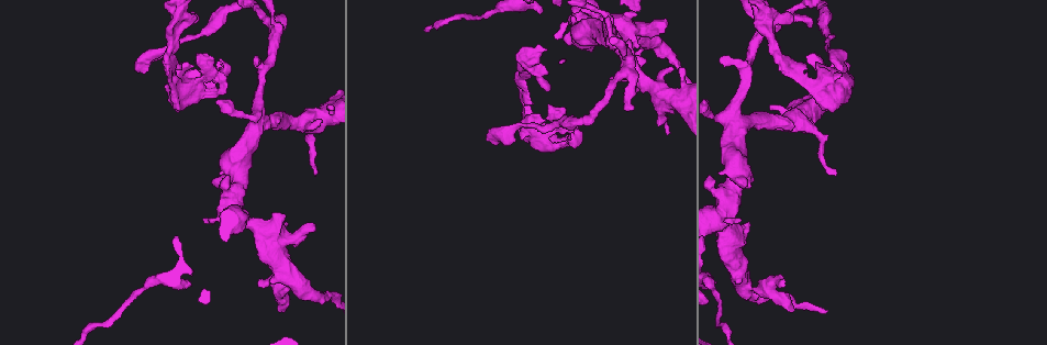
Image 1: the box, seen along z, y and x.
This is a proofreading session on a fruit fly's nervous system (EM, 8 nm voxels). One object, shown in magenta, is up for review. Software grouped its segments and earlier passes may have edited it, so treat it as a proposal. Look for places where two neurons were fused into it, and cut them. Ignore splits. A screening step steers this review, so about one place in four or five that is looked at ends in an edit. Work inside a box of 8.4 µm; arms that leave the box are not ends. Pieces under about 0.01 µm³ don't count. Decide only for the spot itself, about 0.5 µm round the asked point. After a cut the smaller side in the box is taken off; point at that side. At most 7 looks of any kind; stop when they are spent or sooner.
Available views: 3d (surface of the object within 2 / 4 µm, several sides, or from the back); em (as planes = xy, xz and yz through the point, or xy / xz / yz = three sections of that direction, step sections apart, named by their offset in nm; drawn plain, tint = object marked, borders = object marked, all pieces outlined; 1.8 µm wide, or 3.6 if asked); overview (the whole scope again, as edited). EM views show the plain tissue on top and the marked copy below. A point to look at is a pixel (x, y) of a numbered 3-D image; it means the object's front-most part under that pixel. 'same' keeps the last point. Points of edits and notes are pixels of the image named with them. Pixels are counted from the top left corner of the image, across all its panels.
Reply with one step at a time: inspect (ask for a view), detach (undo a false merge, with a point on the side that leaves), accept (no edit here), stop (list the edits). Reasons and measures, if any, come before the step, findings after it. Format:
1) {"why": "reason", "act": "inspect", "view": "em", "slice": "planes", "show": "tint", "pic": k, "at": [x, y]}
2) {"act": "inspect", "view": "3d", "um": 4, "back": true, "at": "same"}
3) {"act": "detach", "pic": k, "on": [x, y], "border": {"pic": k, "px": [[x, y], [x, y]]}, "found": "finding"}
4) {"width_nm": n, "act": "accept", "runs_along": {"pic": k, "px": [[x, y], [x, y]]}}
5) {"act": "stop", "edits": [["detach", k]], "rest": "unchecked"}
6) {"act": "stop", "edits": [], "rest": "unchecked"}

{"why": "four or more arms meet", "act": "inspect", "view": "em", "slice": "planes", "show": "borders", "pic": 1, "at": [627, 69]}

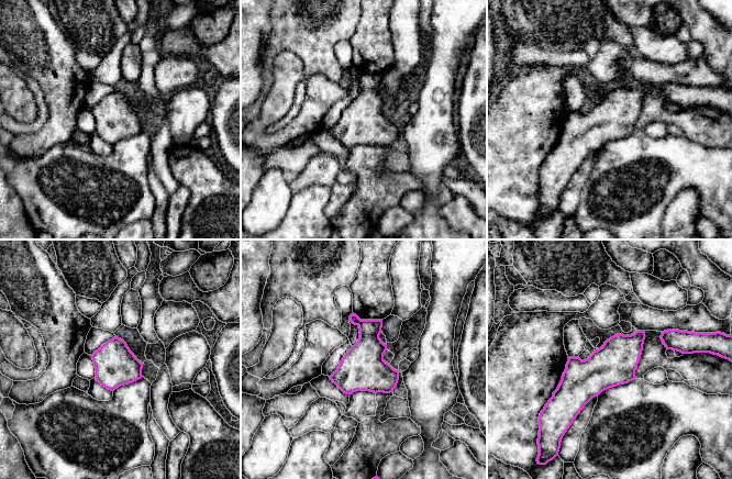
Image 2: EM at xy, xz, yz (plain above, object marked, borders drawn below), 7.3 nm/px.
{"act": "detach", "pic": 2, "on": [354, 319], "border": {"pic": 2, "px": [[361, 320], [358, 325]]}, "found": "two neurons meet here"}

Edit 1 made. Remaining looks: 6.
{"why": "redraw", "act": "inspect", "view": "overview"}

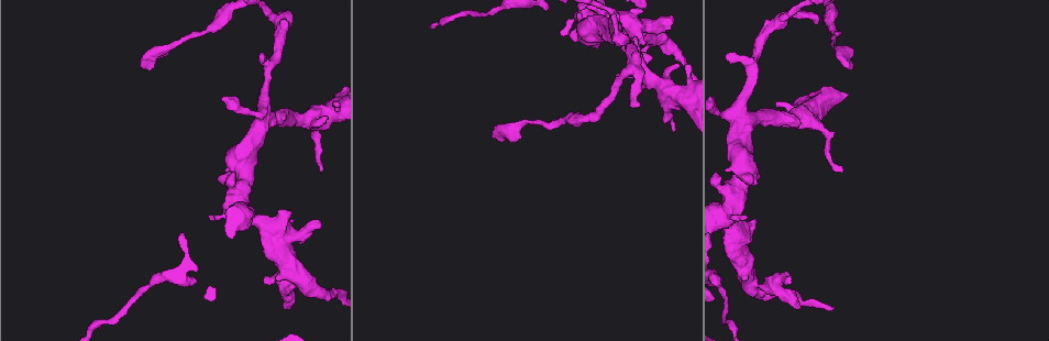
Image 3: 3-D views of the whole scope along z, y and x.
{"act": "inspect", "view": "em", "slice": "yz", "step": 8, "show": "tint", "pic": 3, "at": [804, 118]}

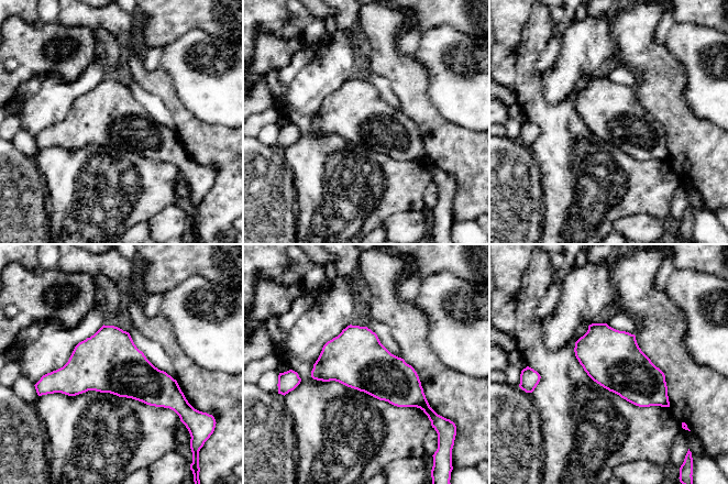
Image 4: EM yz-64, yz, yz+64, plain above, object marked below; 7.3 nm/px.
{"act": "accept", "found": "all the same neuron"}

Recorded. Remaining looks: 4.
{"act": "stop", "edits": [["detach", 2]], "rest": "unchecked"}

